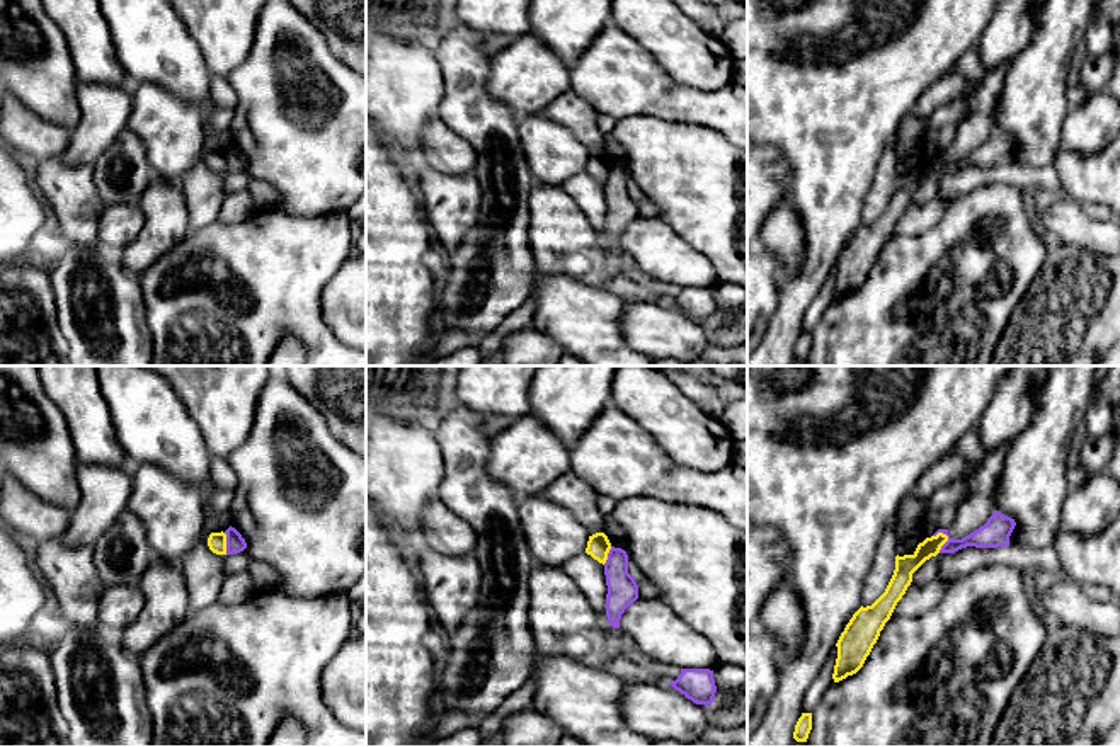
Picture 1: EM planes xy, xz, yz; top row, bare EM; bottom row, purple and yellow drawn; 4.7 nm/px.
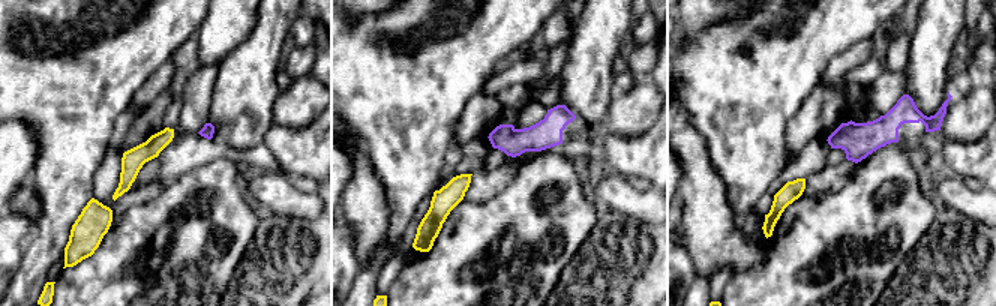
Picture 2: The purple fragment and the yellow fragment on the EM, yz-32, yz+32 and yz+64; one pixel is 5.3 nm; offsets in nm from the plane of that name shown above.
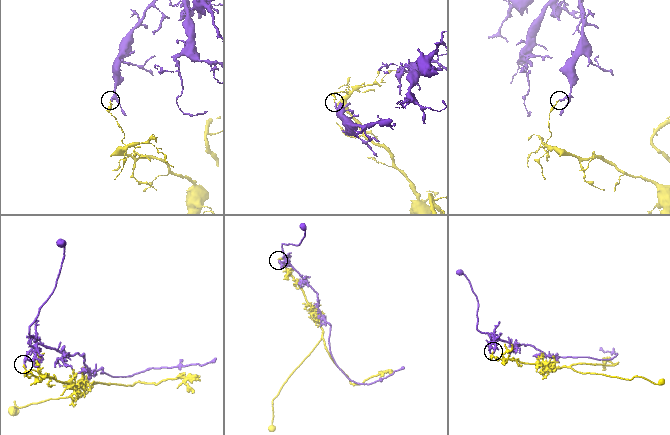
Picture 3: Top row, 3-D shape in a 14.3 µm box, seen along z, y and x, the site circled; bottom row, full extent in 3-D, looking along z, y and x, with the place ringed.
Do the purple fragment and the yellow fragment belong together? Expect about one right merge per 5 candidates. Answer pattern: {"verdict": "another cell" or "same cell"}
{"verdict": "another cell"}

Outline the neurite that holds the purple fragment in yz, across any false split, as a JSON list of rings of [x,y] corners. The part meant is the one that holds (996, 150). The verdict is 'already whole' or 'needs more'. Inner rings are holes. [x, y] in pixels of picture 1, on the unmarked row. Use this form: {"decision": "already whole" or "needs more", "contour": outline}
{"decision": "already whole", "contour": [[[994,129],[992,134],[987,138],[987,141],[984,145],[980,145],[979,148],[975,148],[974,151],[970,151],[969,155],[962,157],[962,158],[953,158],[950,153],[948,153],[948,148],[938,148],[933,155],[936,155],[938,151],[943,151],[948,155],[948,160],[941,165],[940,172],[955,172],[962,167],[967,167],[967,165],[975,165],[975,167],[997,167],[997,165],[1009,165],[1009,155],[1014,148],[1016,141],[1014,138]]]}

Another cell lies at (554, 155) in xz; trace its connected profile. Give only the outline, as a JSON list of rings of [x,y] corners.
[[[543,114],[519,121],[519,140],[534,182],[562,187],[587,167],[586,146],[567,128]]]

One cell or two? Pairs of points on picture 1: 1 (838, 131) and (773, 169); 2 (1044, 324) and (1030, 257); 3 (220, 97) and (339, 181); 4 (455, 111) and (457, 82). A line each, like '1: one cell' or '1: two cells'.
1: two cells
2: two cells
3: two cells
4: one cell

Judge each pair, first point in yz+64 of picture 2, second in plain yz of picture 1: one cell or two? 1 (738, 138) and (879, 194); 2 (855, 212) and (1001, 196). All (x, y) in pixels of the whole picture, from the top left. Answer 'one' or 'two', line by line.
1: two
2: one

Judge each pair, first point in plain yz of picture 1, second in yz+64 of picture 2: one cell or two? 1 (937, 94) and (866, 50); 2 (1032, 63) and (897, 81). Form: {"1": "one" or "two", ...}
{"1": "two", "2": "two"}

